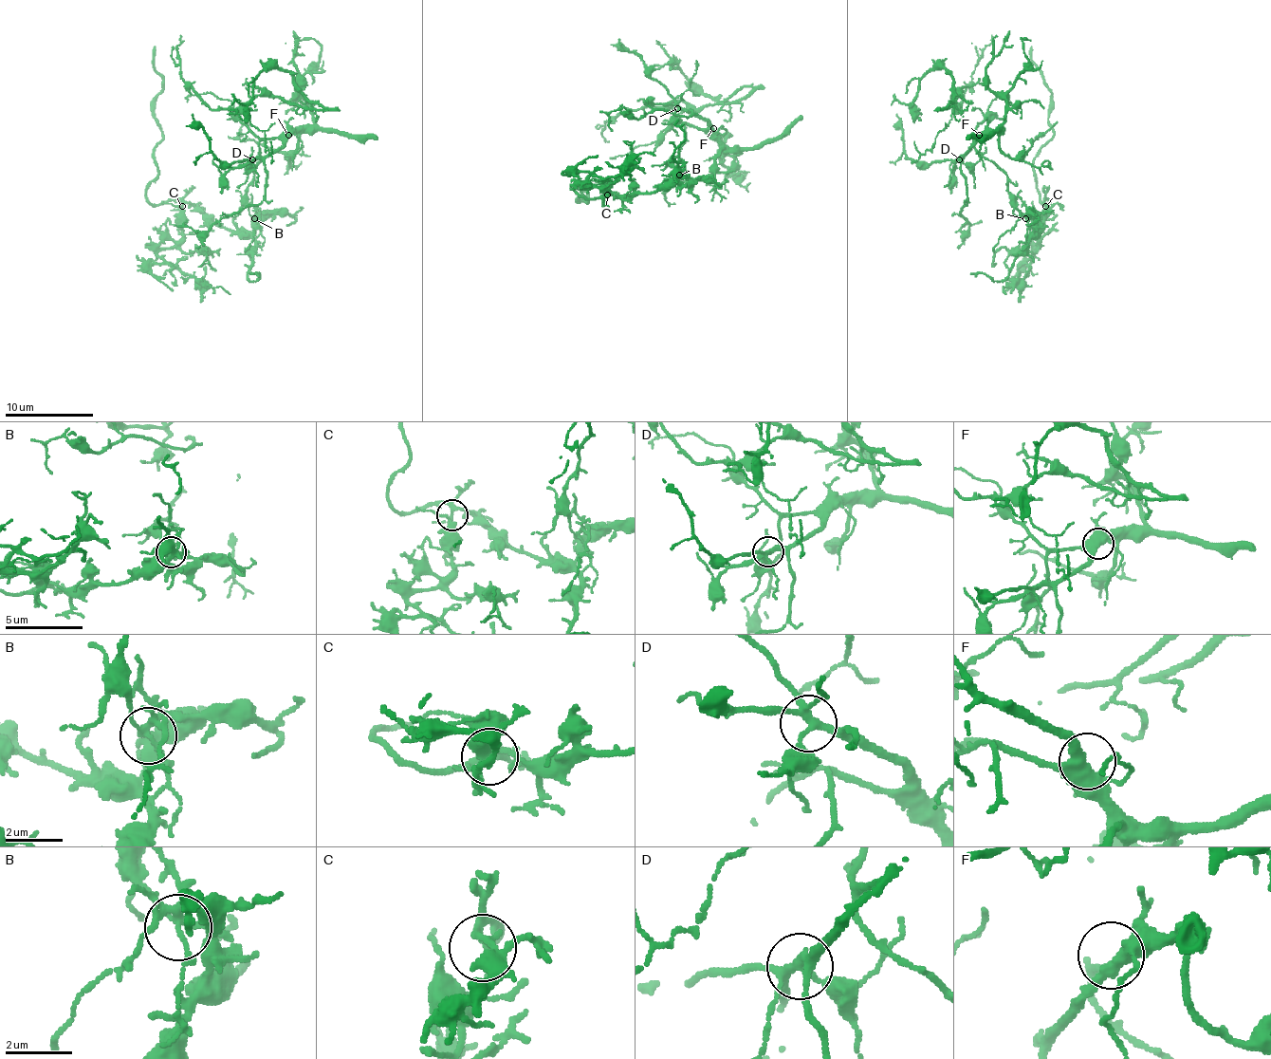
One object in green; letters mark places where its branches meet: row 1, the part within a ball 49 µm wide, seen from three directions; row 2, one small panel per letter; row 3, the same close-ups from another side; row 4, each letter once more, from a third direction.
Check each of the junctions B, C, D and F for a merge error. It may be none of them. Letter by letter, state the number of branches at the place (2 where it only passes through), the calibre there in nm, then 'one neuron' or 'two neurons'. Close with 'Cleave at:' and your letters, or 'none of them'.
B: 8 | 200 nm | two neurons
C: 5 | 200 nm | one neuron
D: 5 | 240 nm | one neuron
F: 4 | 420 nm | one neuron
Cleave at: B

